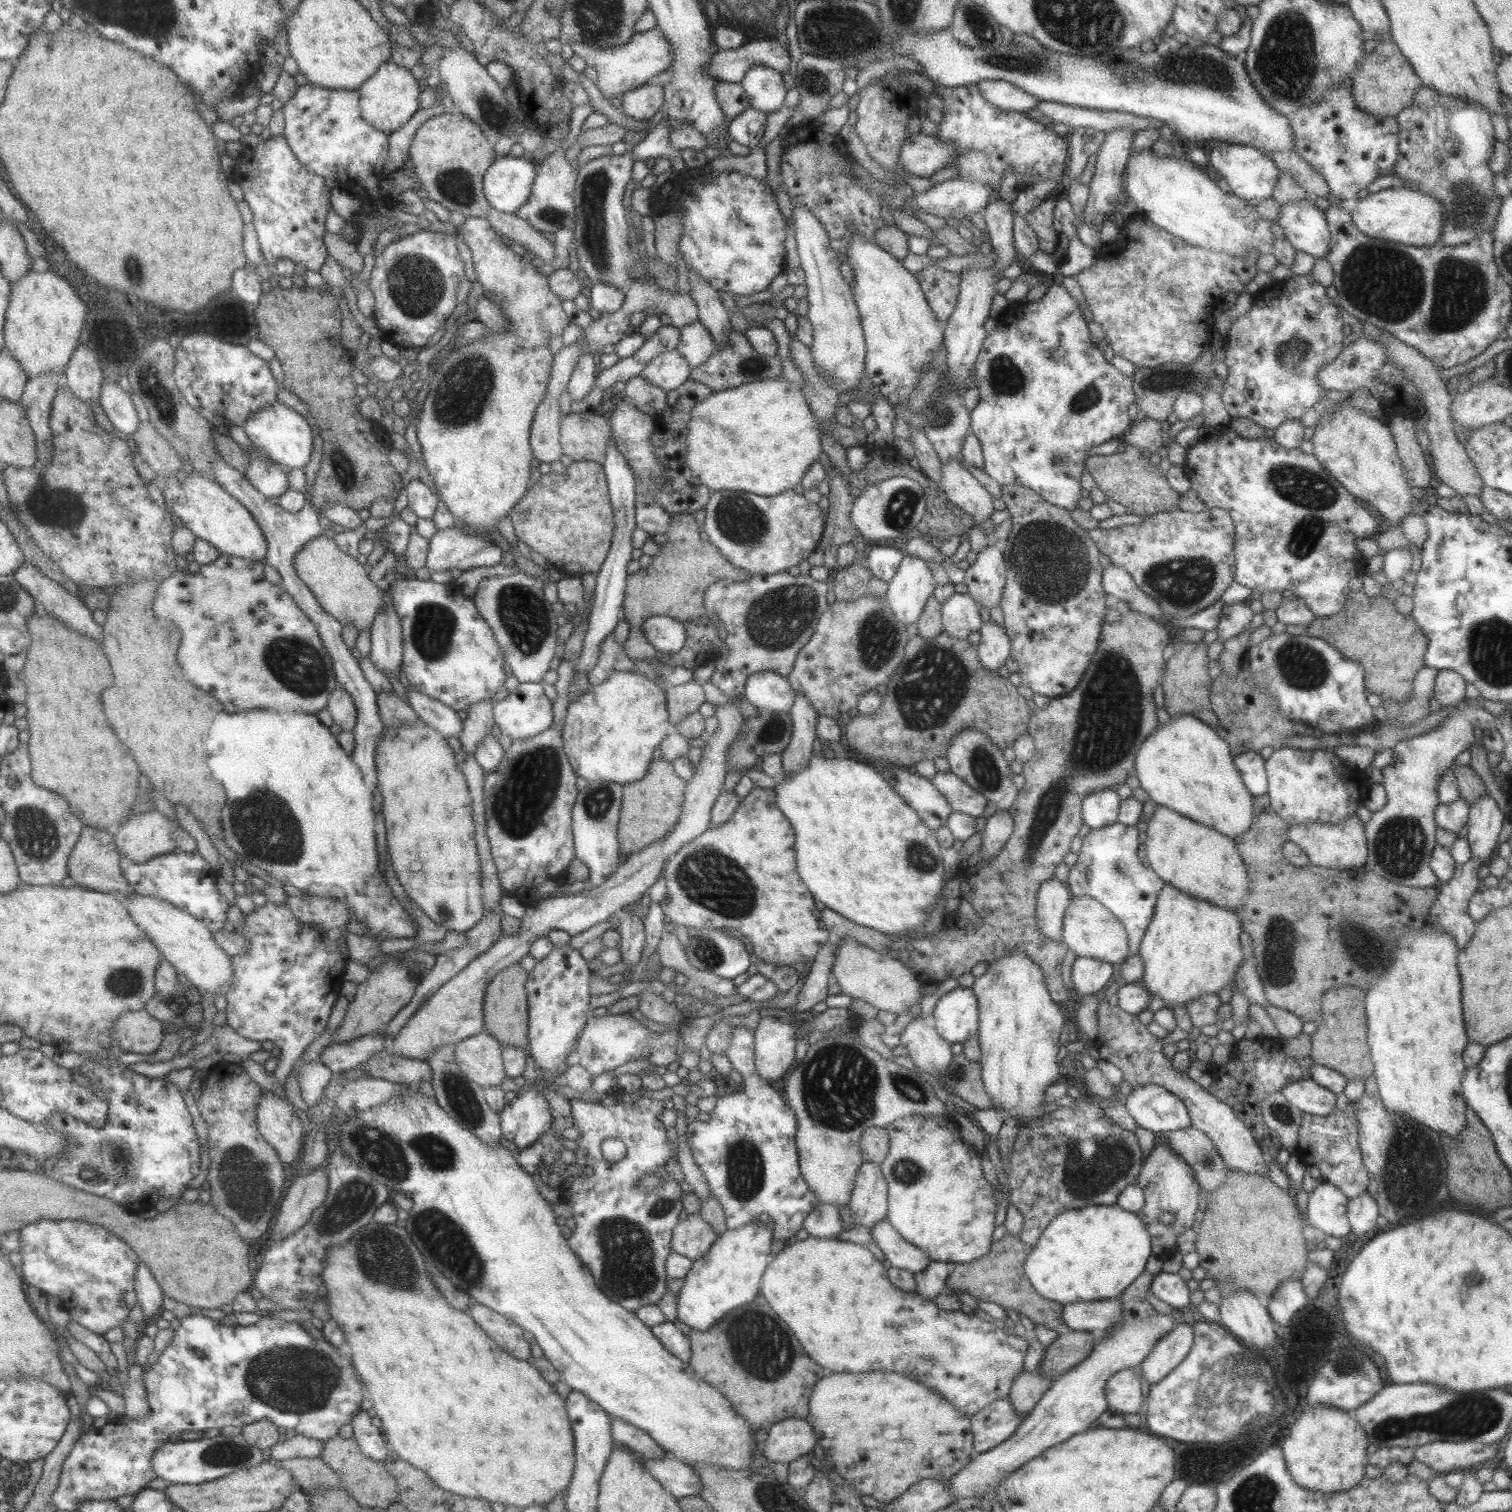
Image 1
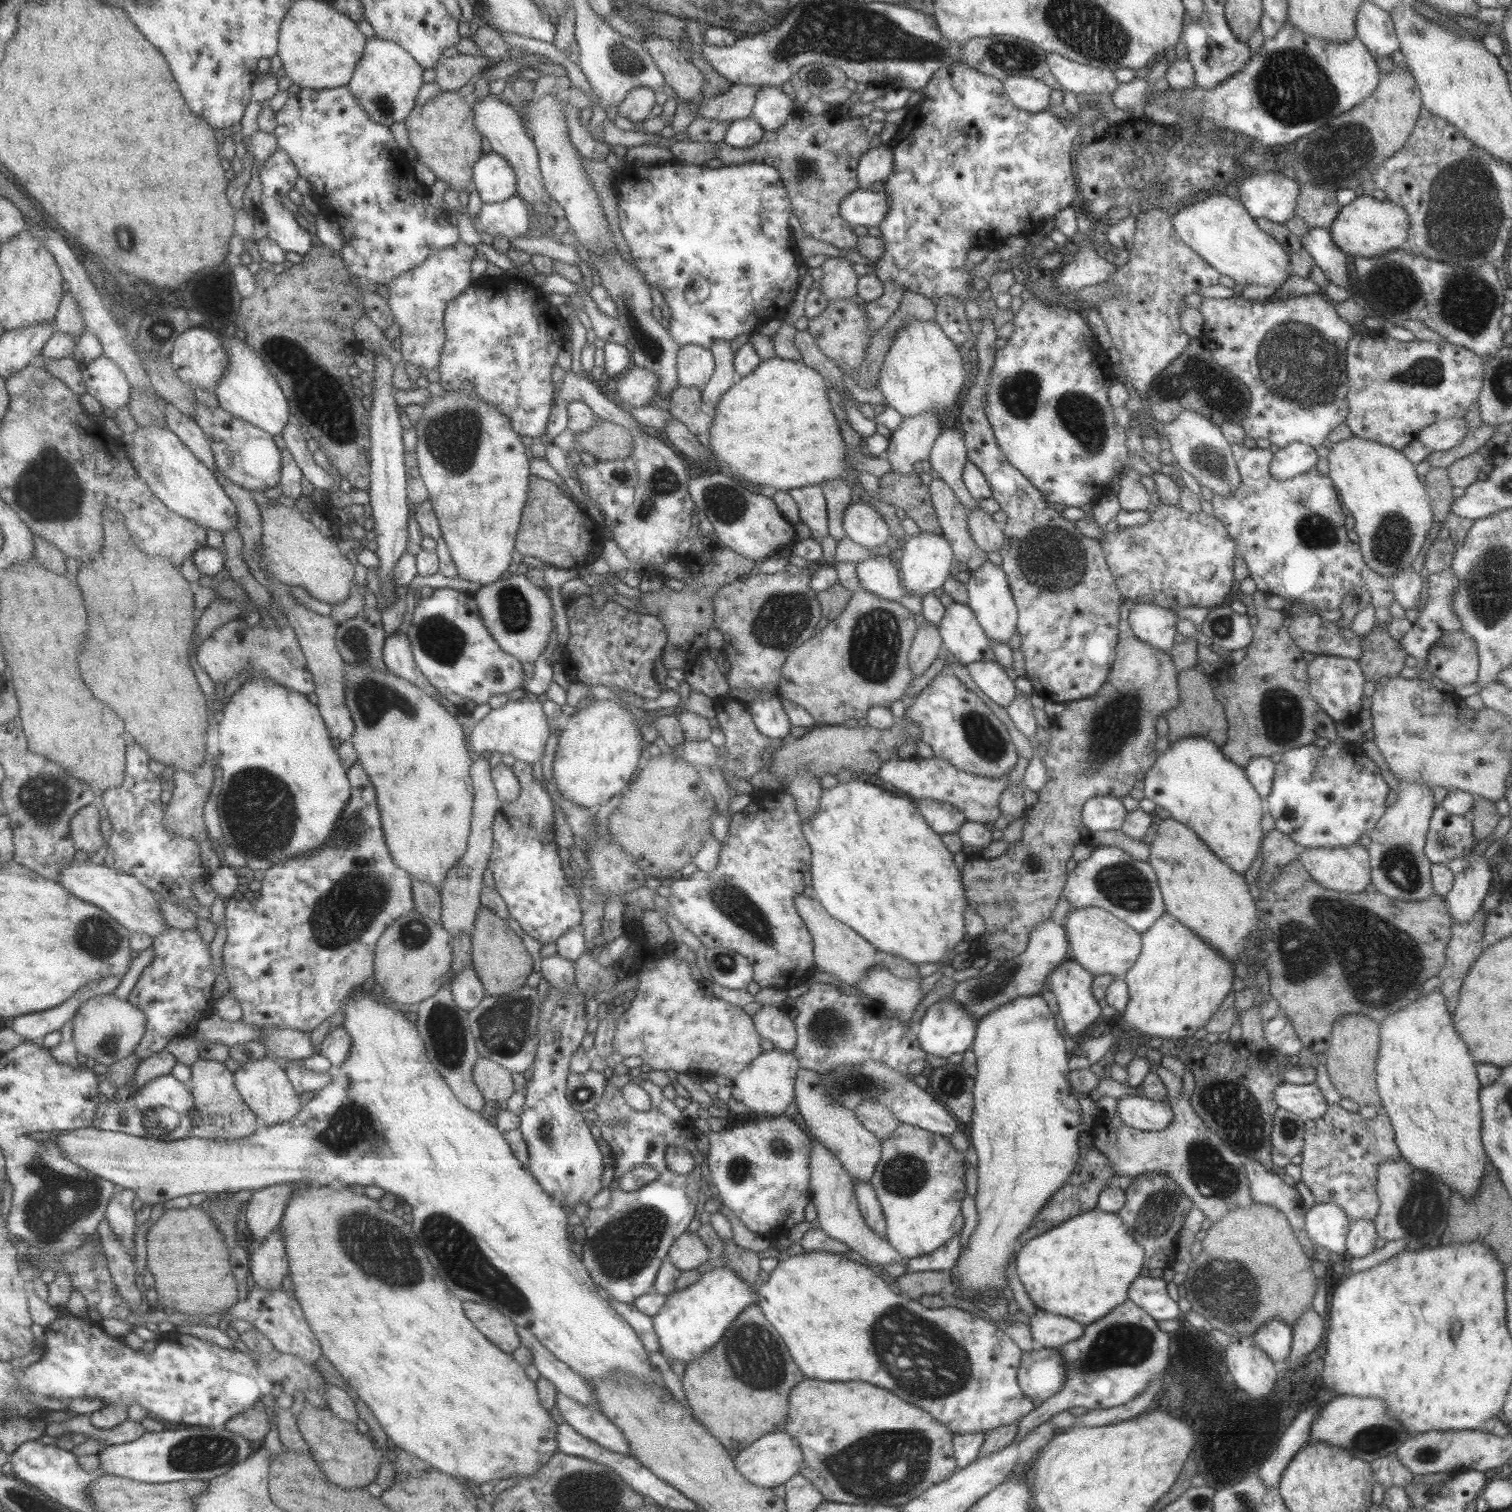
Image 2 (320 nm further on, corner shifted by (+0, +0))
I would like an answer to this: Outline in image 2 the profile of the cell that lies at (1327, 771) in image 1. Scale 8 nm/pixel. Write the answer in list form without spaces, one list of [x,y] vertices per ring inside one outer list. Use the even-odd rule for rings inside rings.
[[[1337,740],[1329,741],[1327,747],[1321,748],[1315,746],[1313,743],[1305,746],[1298,746],[1297,748],[1284,750],[1281,753],[1281,758],[1274,765],[1276,771],[1271,782],[1271,791],[1265,800],[1263,800],[1264,809],[1273,818],[1275,829],[1290,836],[1291,840],[1295,841],[1300,848],[1335,848],[1337,846],[1351,846],[1358,842],[1363,834],[1369,832],[1385,812],[1385,797],[1387,797],[1387,793],[1389,793],[1390,789],[1387,784],[1385,784],[1375,763],[1365,755],[1358,744],[1351,744],[1351,742],[1345,740]]]

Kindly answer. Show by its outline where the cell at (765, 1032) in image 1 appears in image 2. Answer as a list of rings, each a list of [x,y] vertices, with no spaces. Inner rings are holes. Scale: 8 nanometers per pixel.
[[[777,1049],[762,1051],[732,1080],[731,1096],[756,1115],[777,1116],[788,1113],[794,1100],[795,1072],[799,1069],[797,1059],[792,1053]]]

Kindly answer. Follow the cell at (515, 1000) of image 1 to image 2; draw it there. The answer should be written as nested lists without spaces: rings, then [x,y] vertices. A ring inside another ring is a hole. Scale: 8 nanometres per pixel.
[[[480,905],[477,909],[470,945],[472,967],[481,981],[484,996],[505,995],[525,985],[525,979],[532,972],[533,958],[519,936],[508,927],[506,919],[499,918],[485,905]]]

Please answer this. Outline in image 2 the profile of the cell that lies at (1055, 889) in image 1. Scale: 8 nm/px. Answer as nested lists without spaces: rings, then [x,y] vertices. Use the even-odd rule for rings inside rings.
[[[1049,918],[1036,924],[1031,929],[1028,937],[1026,949],[1015,957],[1005,960],[1000,967],[989,974],[980,977],[971,977],[963,981],[956,982],[953,991],[942,1000],[950,1000],[957,1004],[962,1004],[964,1012],[974,1020],[975,1025],[990,1010],[999,1008],[1002,1004],[1007,1004],[1020,996],[1033,996],[1040,994],[1043,988],[1045,976],[1053,970],[1061,961],[1068,958],[1068,939],[1063,924],[1049,921]]]

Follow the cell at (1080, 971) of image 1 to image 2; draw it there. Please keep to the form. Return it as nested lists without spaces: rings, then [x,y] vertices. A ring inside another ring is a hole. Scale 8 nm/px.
[[[1072,958],[1061,961],[1053,970],[1050,990],[1056,998],[1063,1020],[1063,1033],[1077,1036],[1095,1022],[1101,1008],[1091,994],[1093,975]]]

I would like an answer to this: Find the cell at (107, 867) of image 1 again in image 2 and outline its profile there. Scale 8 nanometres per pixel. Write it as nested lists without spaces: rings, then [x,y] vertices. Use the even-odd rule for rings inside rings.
[[[87,805],[72,818],[72,835],[76,847],[86,854],[104,853],[107,843],[101,834],[101,816],[97,806]]]

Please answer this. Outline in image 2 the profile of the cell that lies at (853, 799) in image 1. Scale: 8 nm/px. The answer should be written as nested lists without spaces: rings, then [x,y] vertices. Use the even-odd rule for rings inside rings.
[[[854,775],[852,779],[845,784],[836,784],[830,790],[821,790],[821,799],[817,803],[815,812],[806,820],[802,821],[801,832],[806,838],[807,844],[811,851],[811,886],[813,896],[821,903],[821,906],[833,918],[839,922],[849,926],[853,932],[859,934],[871,946],[874,946],[878,951],[900,956],[911,964],[923,964],[923,962],[939,962],[944,956],[947,956],[959,942],[963,941],[965,936],[965,928],[963,913],[968,907],[968,902],[963,892],[963,884],[961,883],[961,875],[959,870],[953,863],[953,854],[945,848],[941,835],[933,832],[925,819],[918,811],[913,800],[893,792],[891,789],[882,787],[879,783],[870,778],[861,780]]]

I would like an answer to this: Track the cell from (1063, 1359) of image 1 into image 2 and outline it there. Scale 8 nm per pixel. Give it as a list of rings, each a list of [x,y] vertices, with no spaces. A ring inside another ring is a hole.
[[[1036,1347],[1022,1352],[1016,1381],[1022,1393],[1032,1400],[1052,1397],[1065,1380],[1058,1349]]]

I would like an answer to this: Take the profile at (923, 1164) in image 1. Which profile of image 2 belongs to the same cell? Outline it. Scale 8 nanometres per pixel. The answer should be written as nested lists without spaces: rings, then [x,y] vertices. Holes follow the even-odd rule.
[[[899,1123],[889,1138],[880,1142],[881,1156],[869,1182],[885,1217],[885,1236],[888,1243],[903,1257],[913,1258],[933,1252],[947,1239],[959,1235],[963,1227],[960,1204],[966,1192],[965,1158],[953,1149],[949,1137]]]

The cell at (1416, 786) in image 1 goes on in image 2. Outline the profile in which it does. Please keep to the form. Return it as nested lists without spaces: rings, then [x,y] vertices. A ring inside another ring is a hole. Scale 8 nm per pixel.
[[[1397,778],[1397,801],[1388,806],[1375,826],[1368,832],[1370,843],[1367,848],[1370,866],[1370,883],[1379,894],[1409,902],[1419,902],[1431,896],[1431,863],[1424,849],[1426,832],[1433,809],[1433,792],[1417,783],[1405,783]]]

